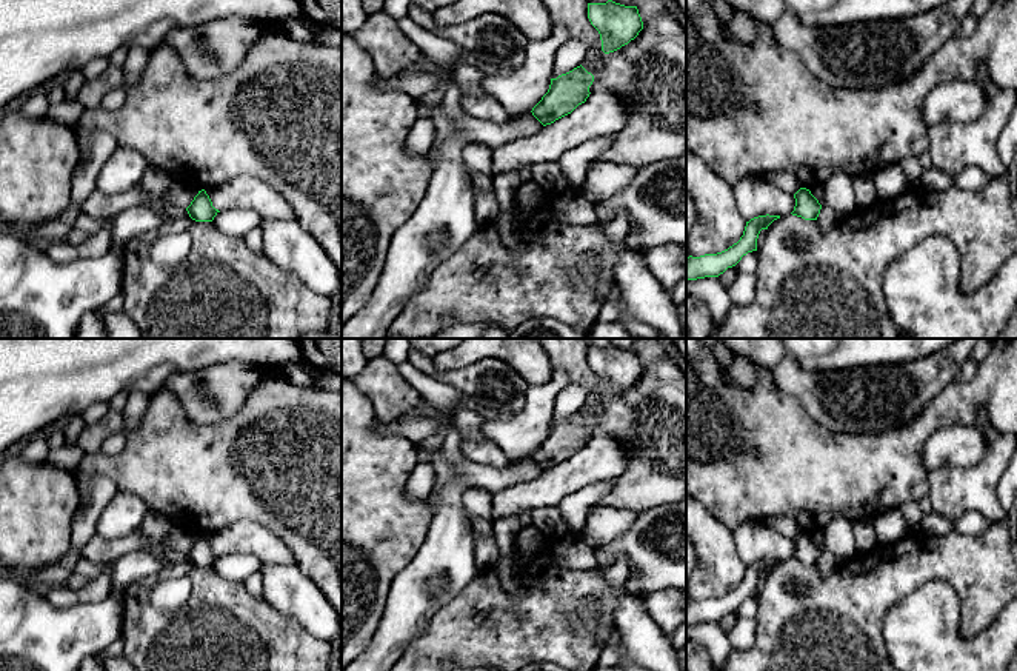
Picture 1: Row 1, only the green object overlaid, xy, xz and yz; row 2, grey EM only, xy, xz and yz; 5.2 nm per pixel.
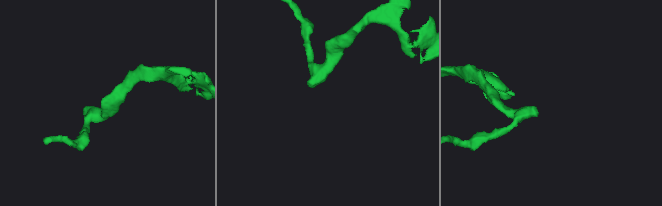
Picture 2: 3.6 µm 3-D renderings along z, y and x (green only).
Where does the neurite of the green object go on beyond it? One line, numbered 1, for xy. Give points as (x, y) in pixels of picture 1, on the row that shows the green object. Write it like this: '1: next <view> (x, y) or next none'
1: next none

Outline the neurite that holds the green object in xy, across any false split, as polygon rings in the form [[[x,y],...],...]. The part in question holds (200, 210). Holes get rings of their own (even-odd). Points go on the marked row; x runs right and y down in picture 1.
[[[205,189],[198,191],[186,211],[195,222],[212,222],[214,217],[220,212],[212,206],[212,202]]]

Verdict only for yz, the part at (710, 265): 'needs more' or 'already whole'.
already whole

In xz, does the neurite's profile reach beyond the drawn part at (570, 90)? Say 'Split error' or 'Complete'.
Complete

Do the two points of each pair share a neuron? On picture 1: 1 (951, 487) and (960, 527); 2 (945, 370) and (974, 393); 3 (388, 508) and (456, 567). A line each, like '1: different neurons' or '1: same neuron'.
1: different neurons
2: different neurons
3: different neurons

